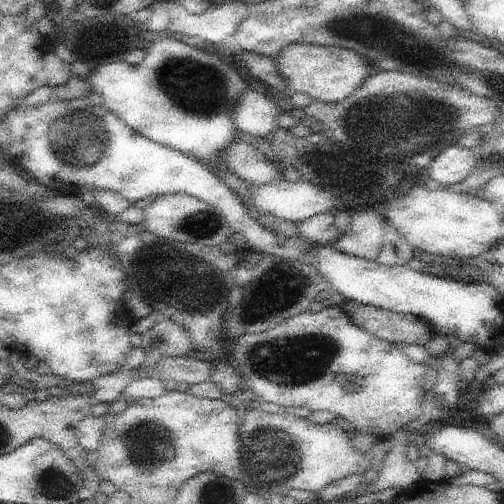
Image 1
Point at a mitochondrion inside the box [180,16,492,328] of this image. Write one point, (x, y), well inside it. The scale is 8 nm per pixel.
(384, 113)

